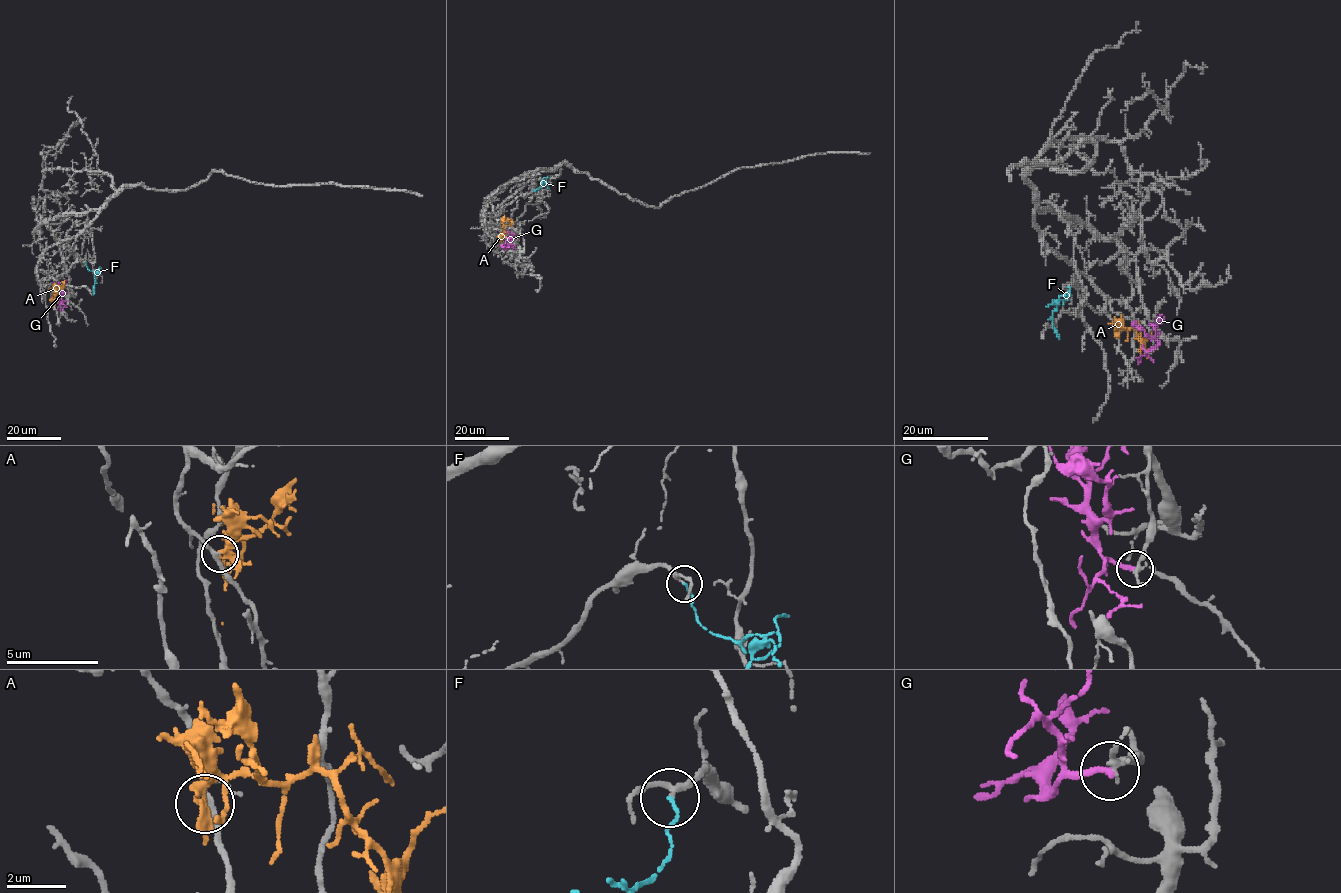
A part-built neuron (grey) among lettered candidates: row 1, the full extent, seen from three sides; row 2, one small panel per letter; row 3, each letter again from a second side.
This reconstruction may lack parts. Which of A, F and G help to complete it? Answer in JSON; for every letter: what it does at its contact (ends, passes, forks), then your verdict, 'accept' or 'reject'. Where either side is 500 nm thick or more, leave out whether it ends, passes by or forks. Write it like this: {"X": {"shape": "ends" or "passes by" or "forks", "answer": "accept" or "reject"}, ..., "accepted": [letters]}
{"A": {"shape": "passes by", "answer": "reject"}, "F": {"shape": "ends", "answer": "reject"}, "G": {"shape": "ends", "answer": "reject"}, "accepted": []}

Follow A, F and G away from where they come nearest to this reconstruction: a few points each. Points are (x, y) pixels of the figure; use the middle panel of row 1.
A: (502, 220), (504, 233), (500, 239)
F: (533, 190), (547, 183), (542, 179), (541, 183)
G: (515, 244), (509, 246), (511, 235), (503, 233)

